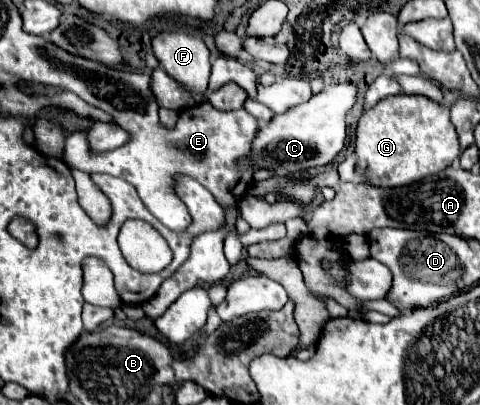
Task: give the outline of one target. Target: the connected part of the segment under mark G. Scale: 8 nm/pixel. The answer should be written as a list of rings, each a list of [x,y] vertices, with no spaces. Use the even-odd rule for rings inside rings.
[[[392,95],[366,109],[356,127],[356,157],[362,181],[378,187],[402,187],[440,173],[460,155],[450,109],[424,95]]]

